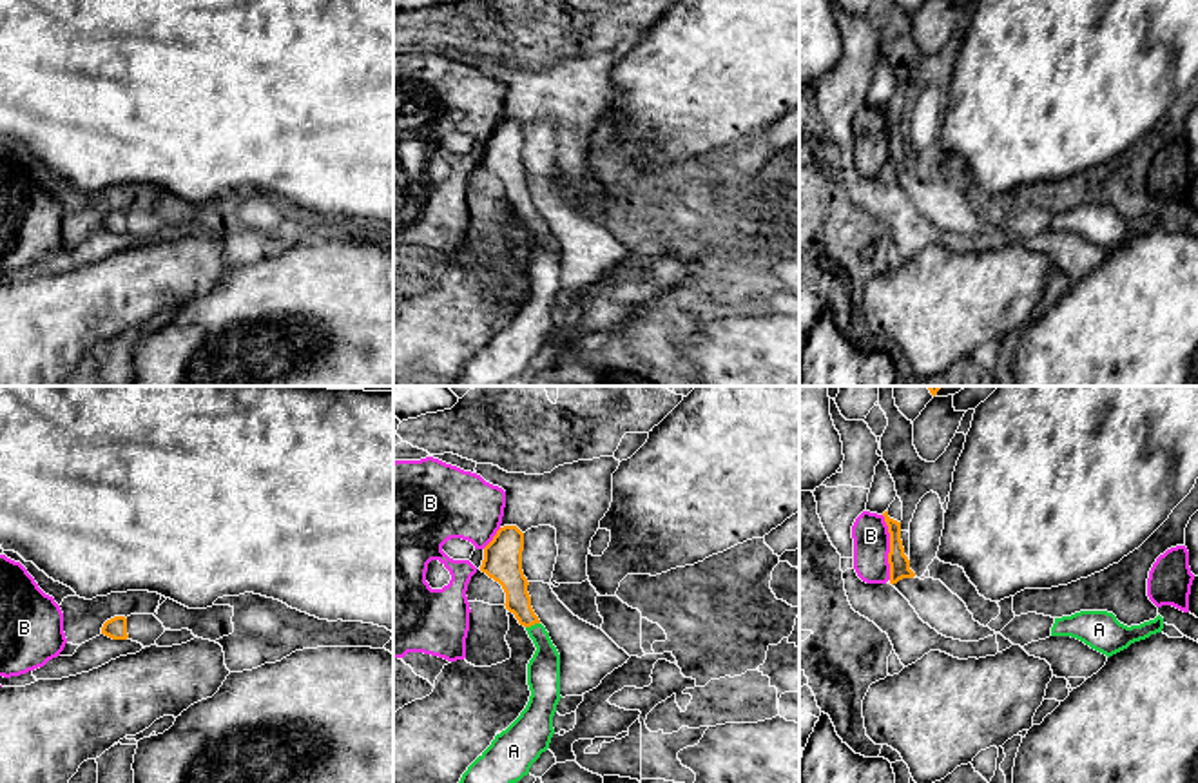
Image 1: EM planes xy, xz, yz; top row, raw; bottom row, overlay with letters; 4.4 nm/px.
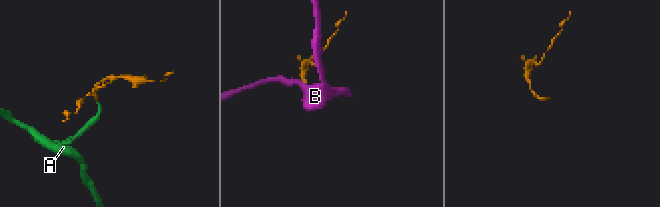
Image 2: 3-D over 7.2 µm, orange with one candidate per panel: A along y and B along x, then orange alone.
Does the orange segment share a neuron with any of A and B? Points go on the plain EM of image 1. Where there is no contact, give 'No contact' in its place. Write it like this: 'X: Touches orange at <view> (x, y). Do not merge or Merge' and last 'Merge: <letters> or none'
A: Touches orange at xz (531, 218). Merge
B: Touches orange at yz (890, 142). Do not merge
Merge: A

